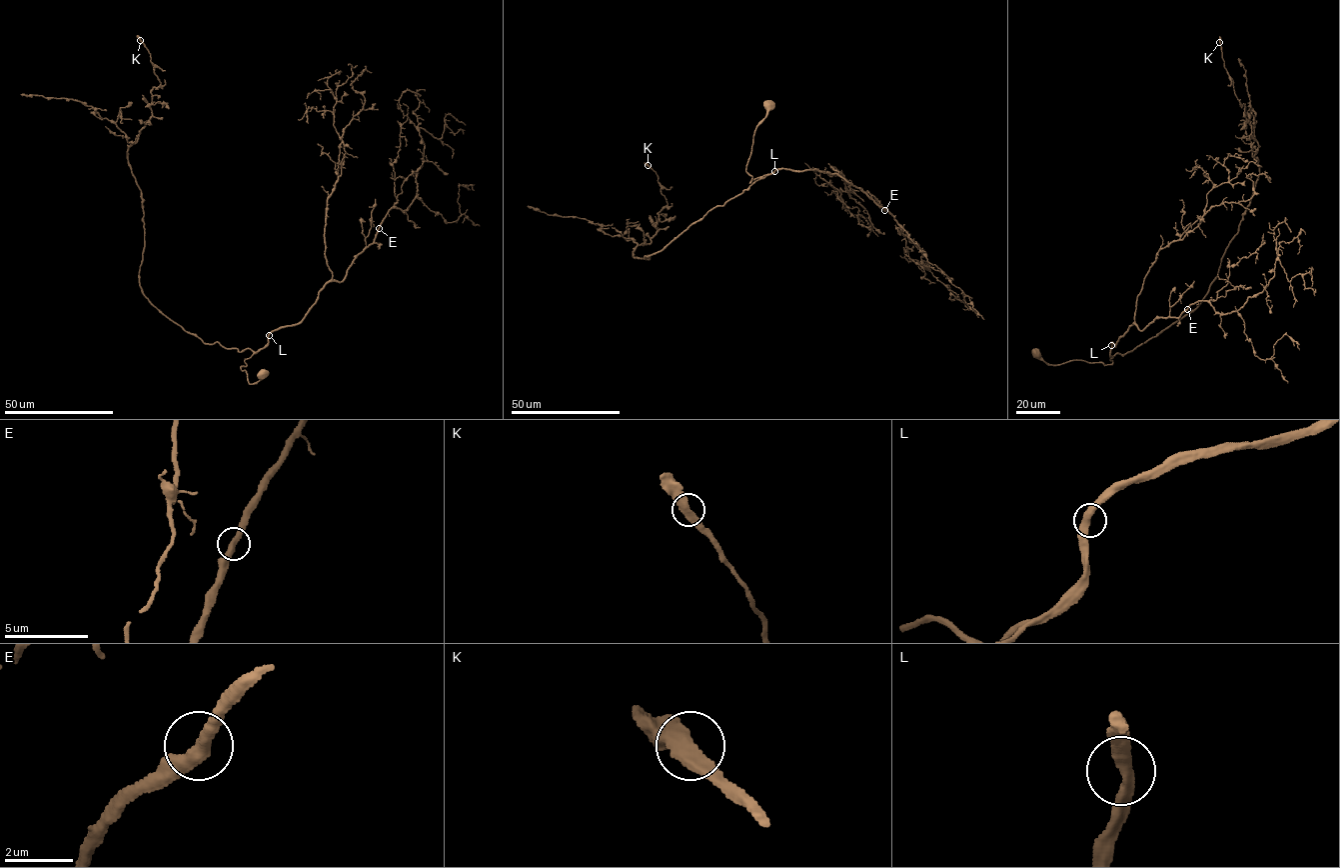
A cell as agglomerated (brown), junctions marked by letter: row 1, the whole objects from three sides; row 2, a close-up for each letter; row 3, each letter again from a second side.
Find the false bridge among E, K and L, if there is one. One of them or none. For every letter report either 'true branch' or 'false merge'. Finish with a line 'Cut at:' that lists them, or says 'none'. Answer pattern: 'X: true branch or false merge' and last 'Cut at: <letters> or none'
E: true branch
K: true branch
L: true branch
Cut at: none

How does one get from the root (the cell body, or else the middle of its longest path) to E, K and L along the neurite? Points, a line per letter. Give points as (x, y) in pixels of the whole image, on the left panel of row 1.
E: (262, 375), (250, 384), (240, 367), (267, 344), (272, 331), (302, 320), (328, 283), (342, 281), (379, 228)
K: (262, 375), (250, 384), (252, 351), (204, 342), (140, 285), (127, 150), (161, 83), (140, 40)
L: (262, 375), (259, 381), (250, 384), (246, 370), (240, 367), (246, 365), (244, 360), (267, 344), (269, 335)

